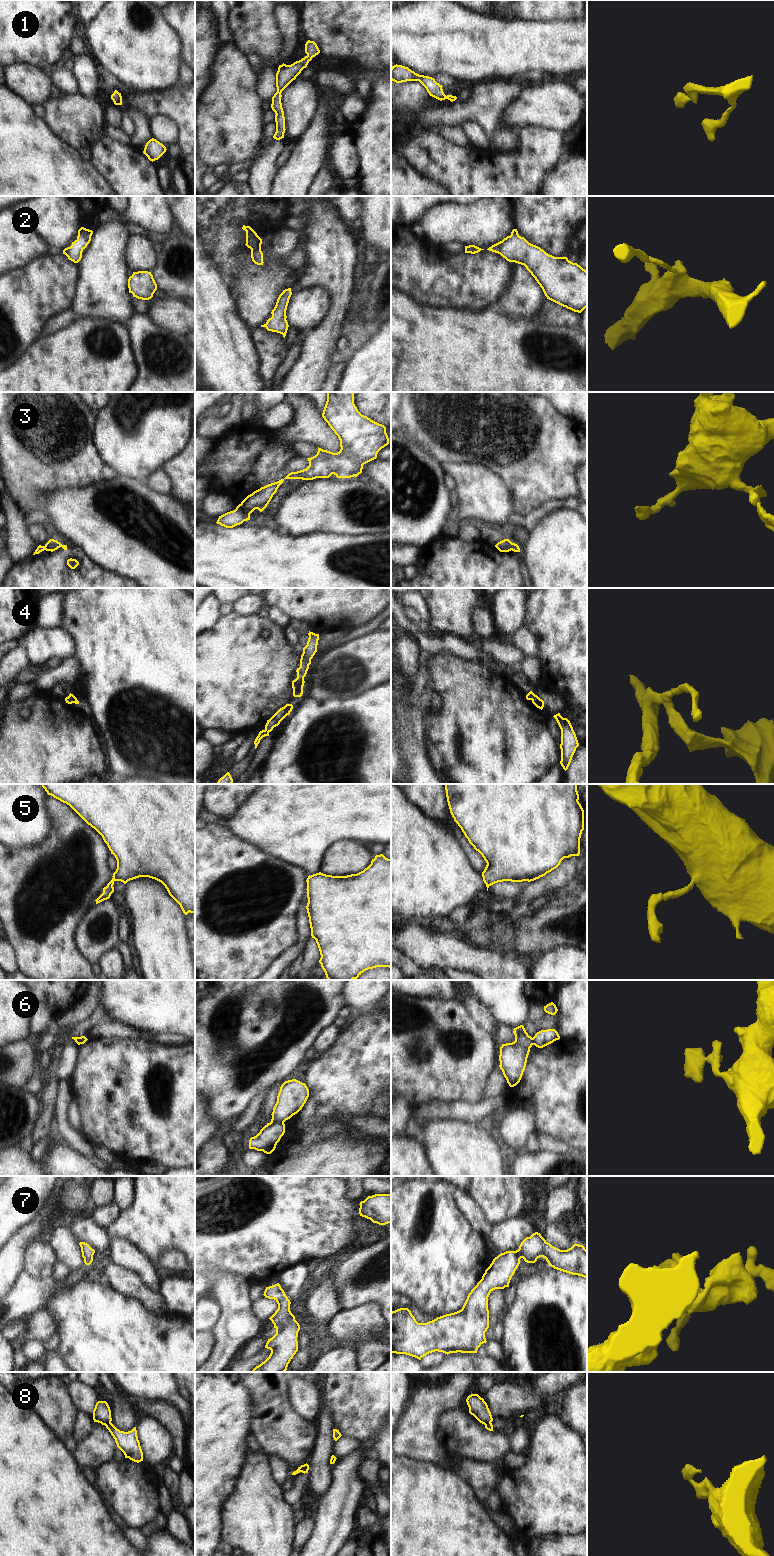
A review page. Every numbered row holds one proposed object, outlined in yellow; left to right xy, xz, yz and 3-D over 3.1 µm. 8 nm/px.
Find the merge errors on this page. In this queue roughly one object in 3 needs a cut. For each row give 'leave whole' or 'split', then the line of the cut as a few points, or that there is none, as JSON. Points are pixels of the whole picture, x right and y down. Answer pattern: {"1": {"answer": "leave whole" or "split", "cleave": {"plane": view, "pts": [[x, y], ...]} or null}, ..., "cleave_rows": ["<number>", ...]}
{"1": {"answer": "leave whole", "cleave": null}, "2": {"answer": "leave whole", "cleave": null}, "3": {"answer": "split", "cleave": {"plane": "xz", "pts": [[236, 508], [249, 514]]}}, "4": {"answer": "leave whole", "cleave": null}, "5": {"answer": "leave whole", "cleave": null}, "6": {"answer": "split", "cleave": {"plane": "xz", "pts": [[271, 1120], [283, 1123]]}}, "7": {"answer": "leave whole", "cleave": null}, "8": {"answer": "split", "cleave": {"plane": "xy", "pts": [[110, 1422], [105, 1425]]}}, "cleave_rows": ["3", "6", "8"]}

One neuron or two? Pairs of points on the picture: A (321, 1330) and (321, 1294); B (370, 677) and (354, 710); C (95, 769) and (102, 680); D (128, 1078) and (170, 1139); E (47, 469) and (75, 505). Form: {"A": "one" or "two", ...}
{"A": "one", "B": "two", "C": "two", "D": "one", "E": "two"}

